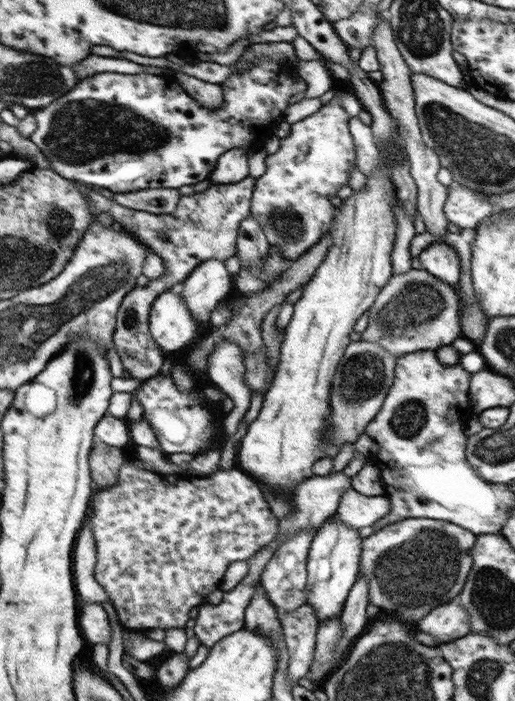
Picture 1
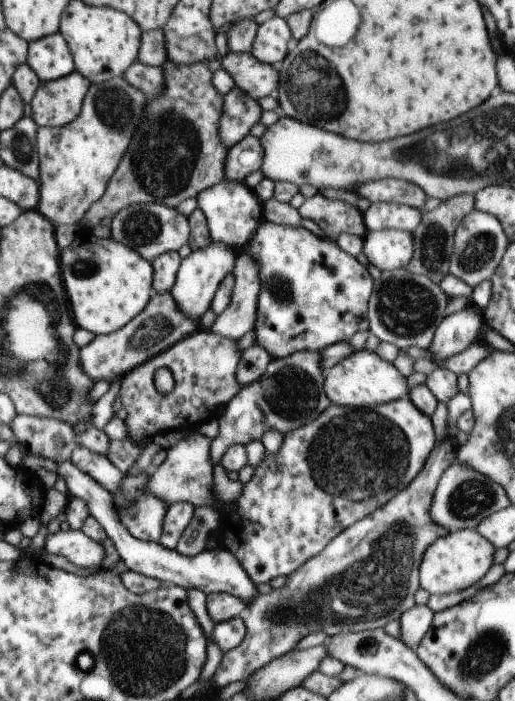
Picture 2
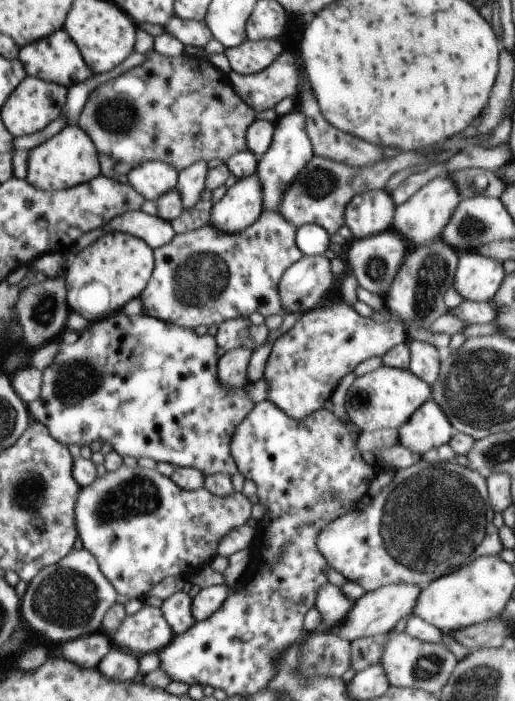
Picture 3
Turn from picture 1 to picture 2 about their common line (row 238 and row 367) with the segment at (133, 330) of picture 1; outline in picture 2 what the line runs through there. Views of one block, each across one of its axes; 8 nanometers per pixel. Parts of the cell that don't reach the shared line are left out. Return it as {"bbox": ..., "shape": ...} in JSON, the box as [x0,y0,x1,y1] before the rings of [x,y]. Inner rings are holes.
{"bbox":[118,328,244,448],"shape":[[[204,328],[163,351],[161,356],[154,356],[153,360],[134,368],[129,376],[122,376],[118,400],[128,412],[124,422],[130,441],[144,448],[167,430],[193,433],[197,424],[226,408],[241,391],[237,375],[244,352],[236,342]],[[159,368],[167,368],[174,376],[174,389],[168,394],[161,394],[154,386],[154,373]]]}

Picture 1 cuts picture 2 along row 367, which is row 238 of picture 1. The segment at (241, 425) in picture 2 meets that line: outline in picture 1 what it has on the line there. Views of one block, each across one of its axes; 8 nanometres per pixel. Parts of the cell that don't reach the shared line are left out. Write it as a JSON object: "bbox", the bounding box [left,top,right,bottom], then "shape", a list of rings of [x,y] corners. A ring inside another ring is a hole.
{"bbox":[252,88,356,260],"shape":[[[338,88],[333,98],[326,105],[322,105],[316,114],[292,123],[290,133],[280,139],[280,148],[266,158],[266,172],[260,178],[256,178],[252,214],[260,221],[268,243],[280,247],[281,254],[287,260],[298,260],[330,232],[336,214],[332,198],[342,186],[348,185],[350,170],[356,166],[356,145],[348,131],[348,120],[351,116],[342,108],[338,99],[345,93],[347,92]]]}

